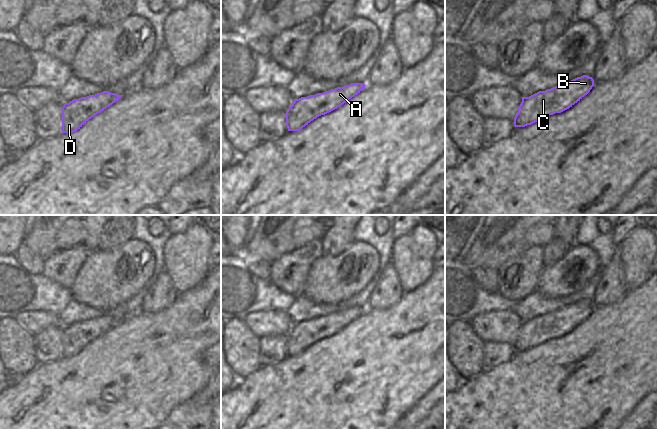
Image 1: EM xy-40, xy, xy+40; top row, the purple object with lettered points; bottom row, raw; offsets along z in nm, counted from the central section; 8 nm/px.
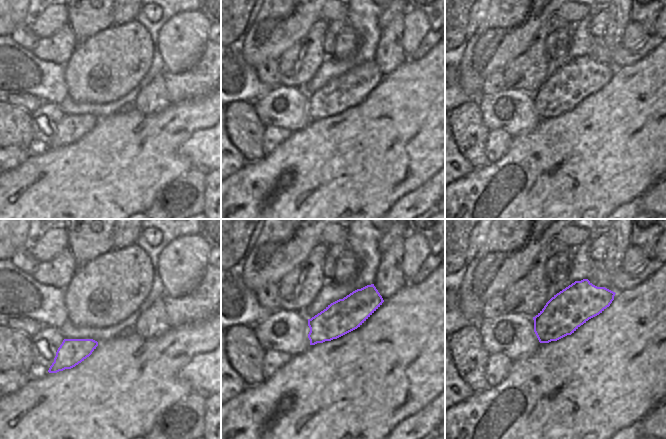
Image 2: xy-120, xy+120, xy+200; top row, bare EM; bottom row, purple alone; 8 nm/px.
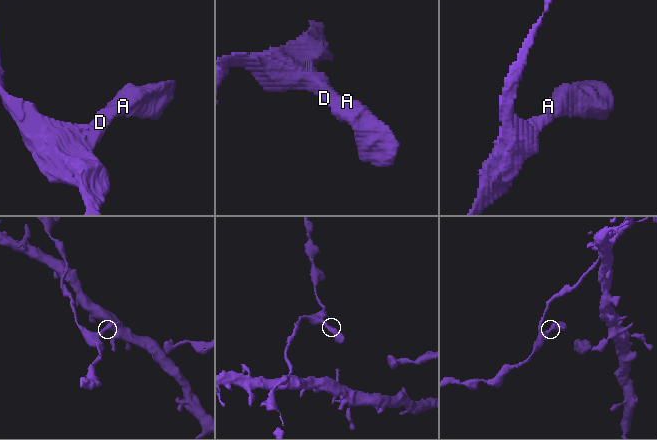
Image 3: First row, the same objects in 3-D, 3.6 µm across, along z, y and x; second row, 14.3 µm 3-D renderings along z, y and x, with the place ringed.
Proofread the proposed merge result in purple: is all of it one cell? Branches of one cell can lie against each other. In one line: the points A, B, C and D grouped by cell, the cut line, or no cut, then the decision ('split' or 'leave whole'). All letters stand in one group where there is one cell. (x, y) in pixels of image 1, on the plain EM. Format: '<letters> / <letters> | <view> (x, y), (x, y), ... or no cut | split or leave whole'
A B C D | no cut | leave whole

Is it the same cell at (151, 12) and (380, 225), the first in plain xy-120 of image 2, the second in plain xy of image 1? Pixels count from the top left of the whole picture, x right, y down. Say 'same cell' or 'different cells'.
same cell

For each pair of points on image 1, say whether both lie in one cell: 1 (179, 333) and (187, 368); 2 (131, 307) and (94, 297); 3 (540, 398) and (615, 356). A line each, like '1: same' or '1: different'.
1: same
2: different
3: same

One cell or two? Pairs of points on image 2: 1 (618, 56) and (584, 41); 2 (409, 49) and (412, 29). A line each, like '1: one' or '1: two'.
1: two
2: one

